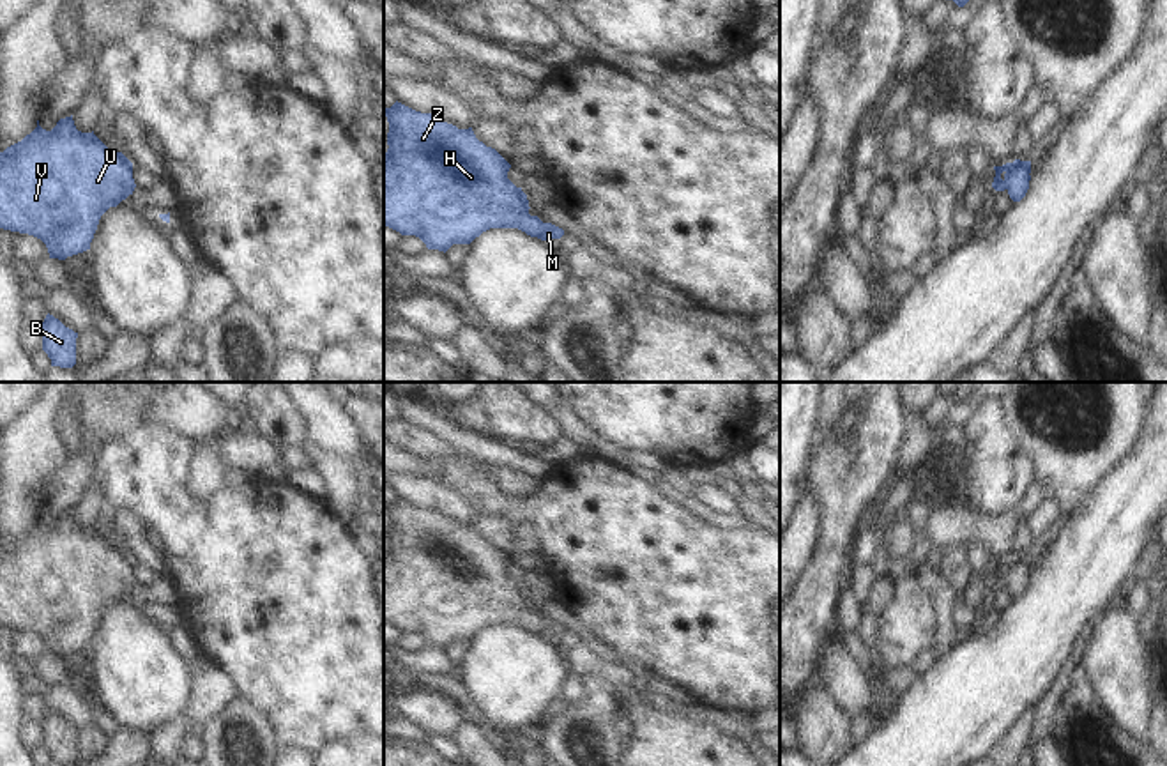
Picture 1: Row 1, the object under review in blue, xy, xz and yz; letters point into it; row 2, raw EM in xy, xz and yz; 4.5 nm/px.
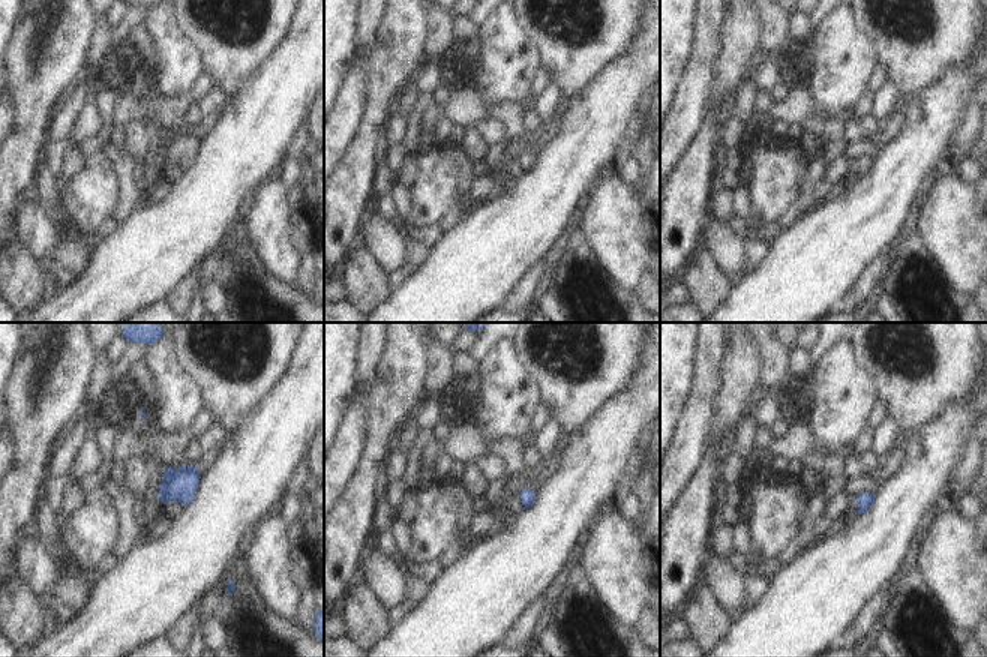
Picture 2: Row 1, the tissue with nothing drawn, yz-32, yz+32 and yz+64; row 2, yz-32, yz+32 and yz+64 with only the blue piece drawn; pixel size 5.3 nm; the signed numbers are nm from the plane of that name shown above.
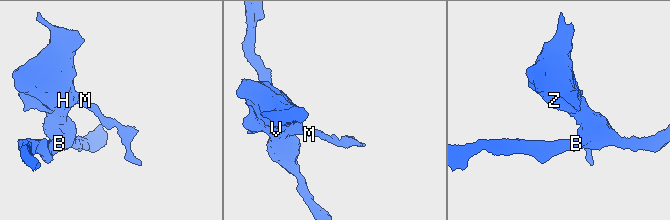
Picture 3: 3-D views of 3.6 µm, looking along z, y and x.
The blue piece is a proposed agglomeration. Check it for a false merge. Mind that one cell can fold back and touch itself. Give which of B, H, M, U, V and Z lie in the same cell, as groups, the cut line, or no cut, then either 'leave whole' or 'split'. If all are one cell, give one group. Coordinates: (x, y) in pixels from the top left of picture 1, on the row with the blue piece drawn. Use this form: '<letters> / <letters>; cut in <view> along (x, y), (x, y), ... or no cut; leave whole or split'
B H M U V Z; no cut; leave whole

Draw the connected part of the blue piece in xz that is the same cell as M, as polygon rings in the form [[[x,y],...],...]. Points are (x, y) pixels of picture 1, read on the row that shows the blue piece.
[[[398,101],[385,108],[385,117],[389,122],[389,149],[384,156],[384,226],[401,235],[416,235],[428,249],[444,253],[453,244],[470,244],[490,228],[518,228],[541,241],[564,235],[562,228],[529,214],[527,195],[507,179],[511,165],[495,149],[479,142],[472,127],[458,129],[431,113],[416,111]]]

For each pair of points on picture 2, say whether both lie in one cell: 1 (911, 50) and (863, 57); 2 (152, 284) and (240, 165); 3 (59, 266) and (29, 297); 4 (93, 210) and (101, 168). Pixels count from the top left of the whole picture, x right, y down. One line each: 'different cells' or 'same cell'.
1: different cells
2: same cell
3: different cells
4: same cell

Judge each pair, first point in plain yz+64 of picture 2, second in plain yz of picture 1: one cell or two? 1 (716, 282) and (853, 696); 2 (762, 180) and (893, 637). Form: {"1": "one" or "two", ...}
{"1": "two", "2": "one"}

